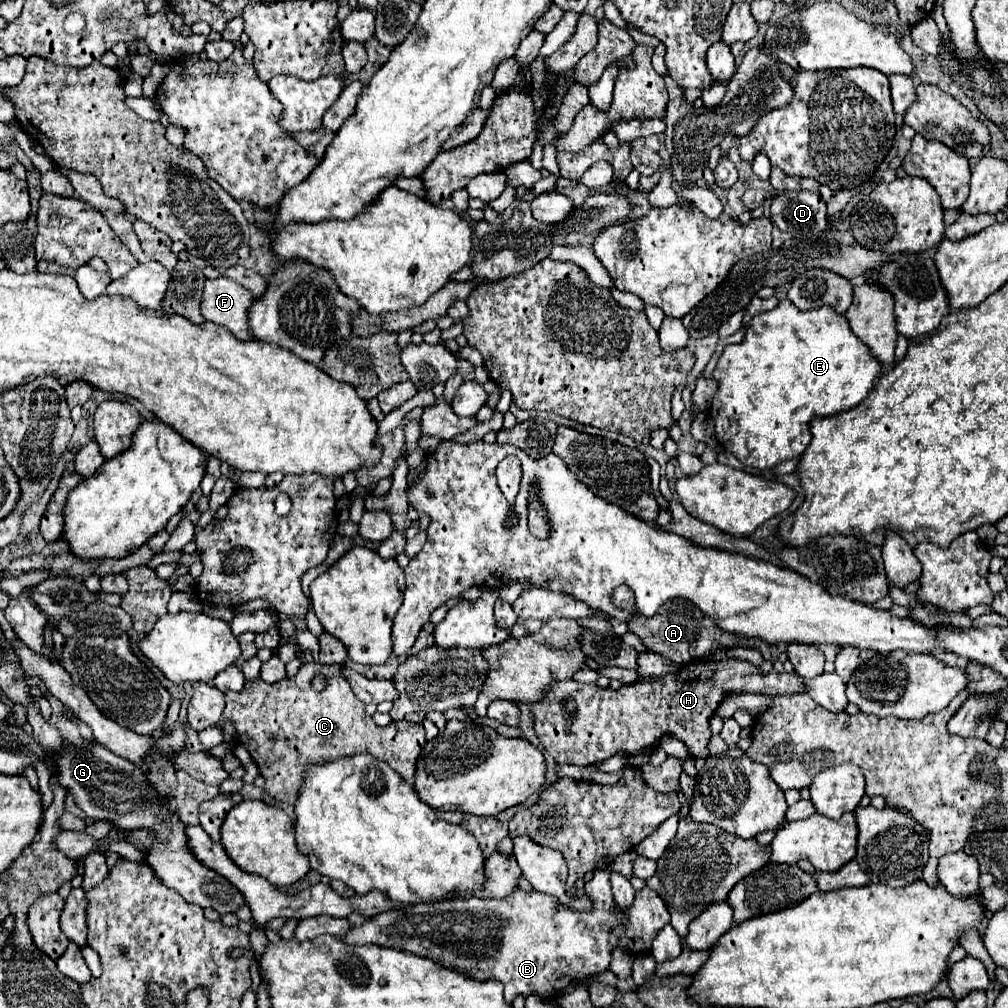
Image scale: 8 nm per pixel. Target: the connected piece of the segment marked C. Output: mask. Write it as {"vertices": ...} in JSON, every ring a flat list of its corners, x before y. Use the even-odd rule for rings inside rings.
{"vertices":[[309,663,299,669,295,677,285,677,277,683,265,683,263,679,253,679,245,681,245,689,241,693,225,693,225,711,221,721,217,723,219,729,223,729,225,721,233,723,235,729,235,743,247,747,251,759,259,767,259,773,265,779,263,791,277,799,293,805,297,801,297,793,301,789,303,773,307,765,311,763,325,763,333,761,337,757,345,755,357,755,357,753,371,753,379,761,385,761,389,767,393,767,409,785,413,785,413,765,417,761,417,753,421,753,425,745,425,729,421,723,409,723,405,719,401,721,391,721,387,727,375,725,371,717,365,713,365,703,357,701,353,691,349,689,349,683,345,677,341,677,341,667,339,665,321,665,321,663],[323,675,327,679,327,685,323,691,315,691,311,687,313,677]]}

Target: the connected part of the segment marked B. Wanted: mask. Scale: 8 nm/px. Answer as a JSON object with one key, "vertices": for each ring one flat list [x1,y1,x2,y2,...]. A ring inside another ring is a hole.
{"vertices":[[605,869,595,871,593,879,585,885,585,895,593,903,591,911,573,911,553,895,523,891,519,887,503,899,471,897,419,903,377,915,353,927,345,935,345,941,351,945,371,943,379,947,397,947,429,957,477,981,501,981,505,985,507,1003,513,1003,517,995,539,995,549,999,563,987,583,983,607,971,613,949,637,955,649,953,653,939,671,919,661,897,649,887,635,893,635,901,629,909,617,907]]}

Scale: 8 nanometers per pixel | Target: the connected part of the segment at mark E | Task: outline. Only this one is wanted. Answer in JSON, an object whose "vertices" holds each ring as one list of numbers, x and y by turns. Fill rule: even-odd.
{"vertices":[[783,299,775,309,757,313,751,319,741,345,727,345,723,349,713,371,717,393,711,401,709,417,715,423,715,435,725,451,733,453,745,467,771,469,787,459,801,457,811,443,811,419,853,409,865,399,879,373,881,365,877,365,869,349,849,333,843,315,833,313,829,307,799,311,789,299]]}

